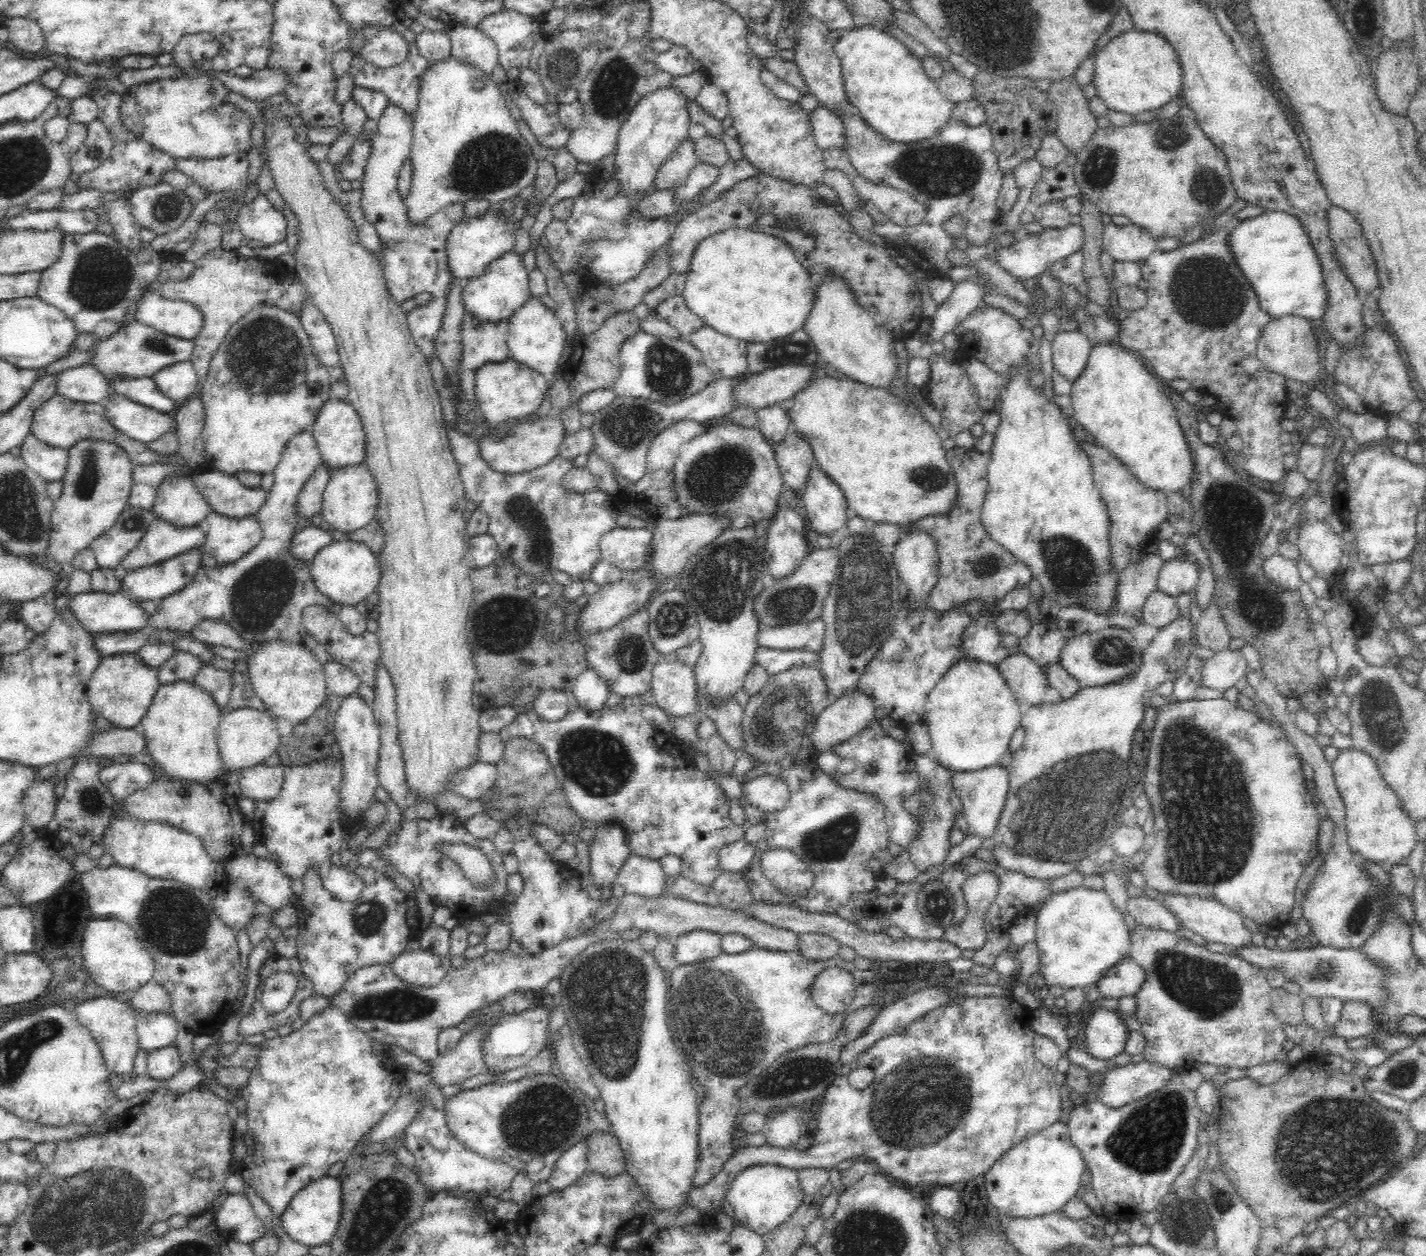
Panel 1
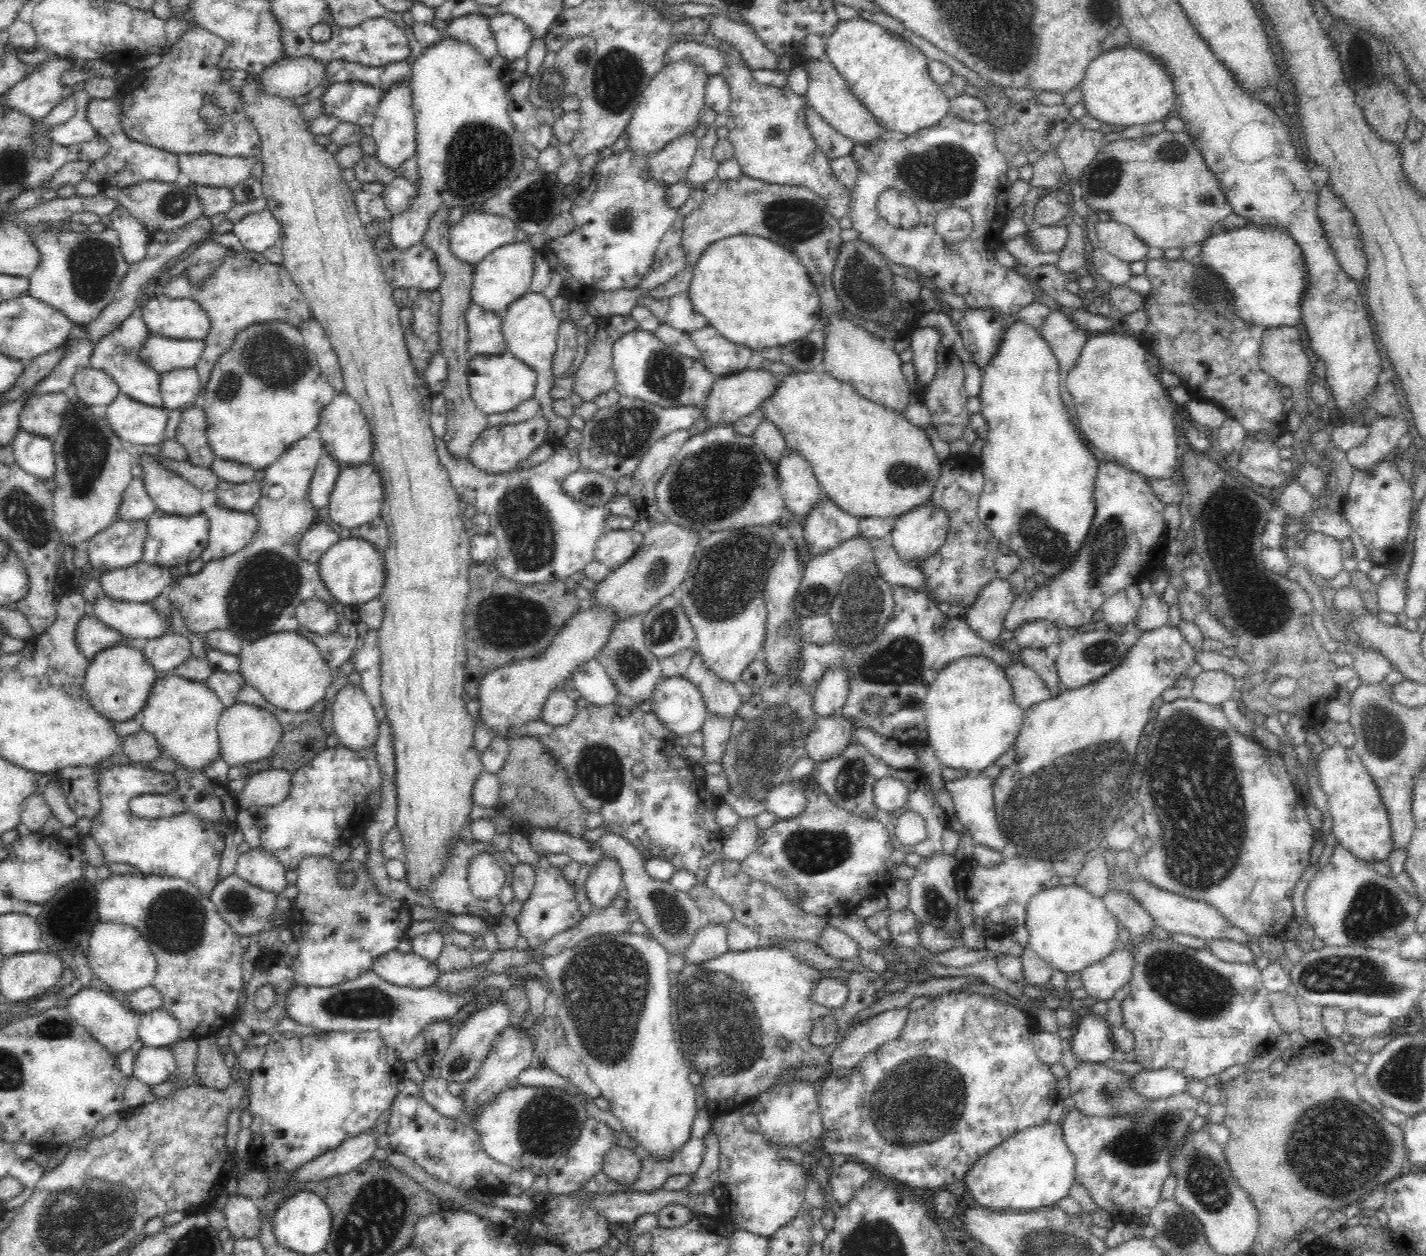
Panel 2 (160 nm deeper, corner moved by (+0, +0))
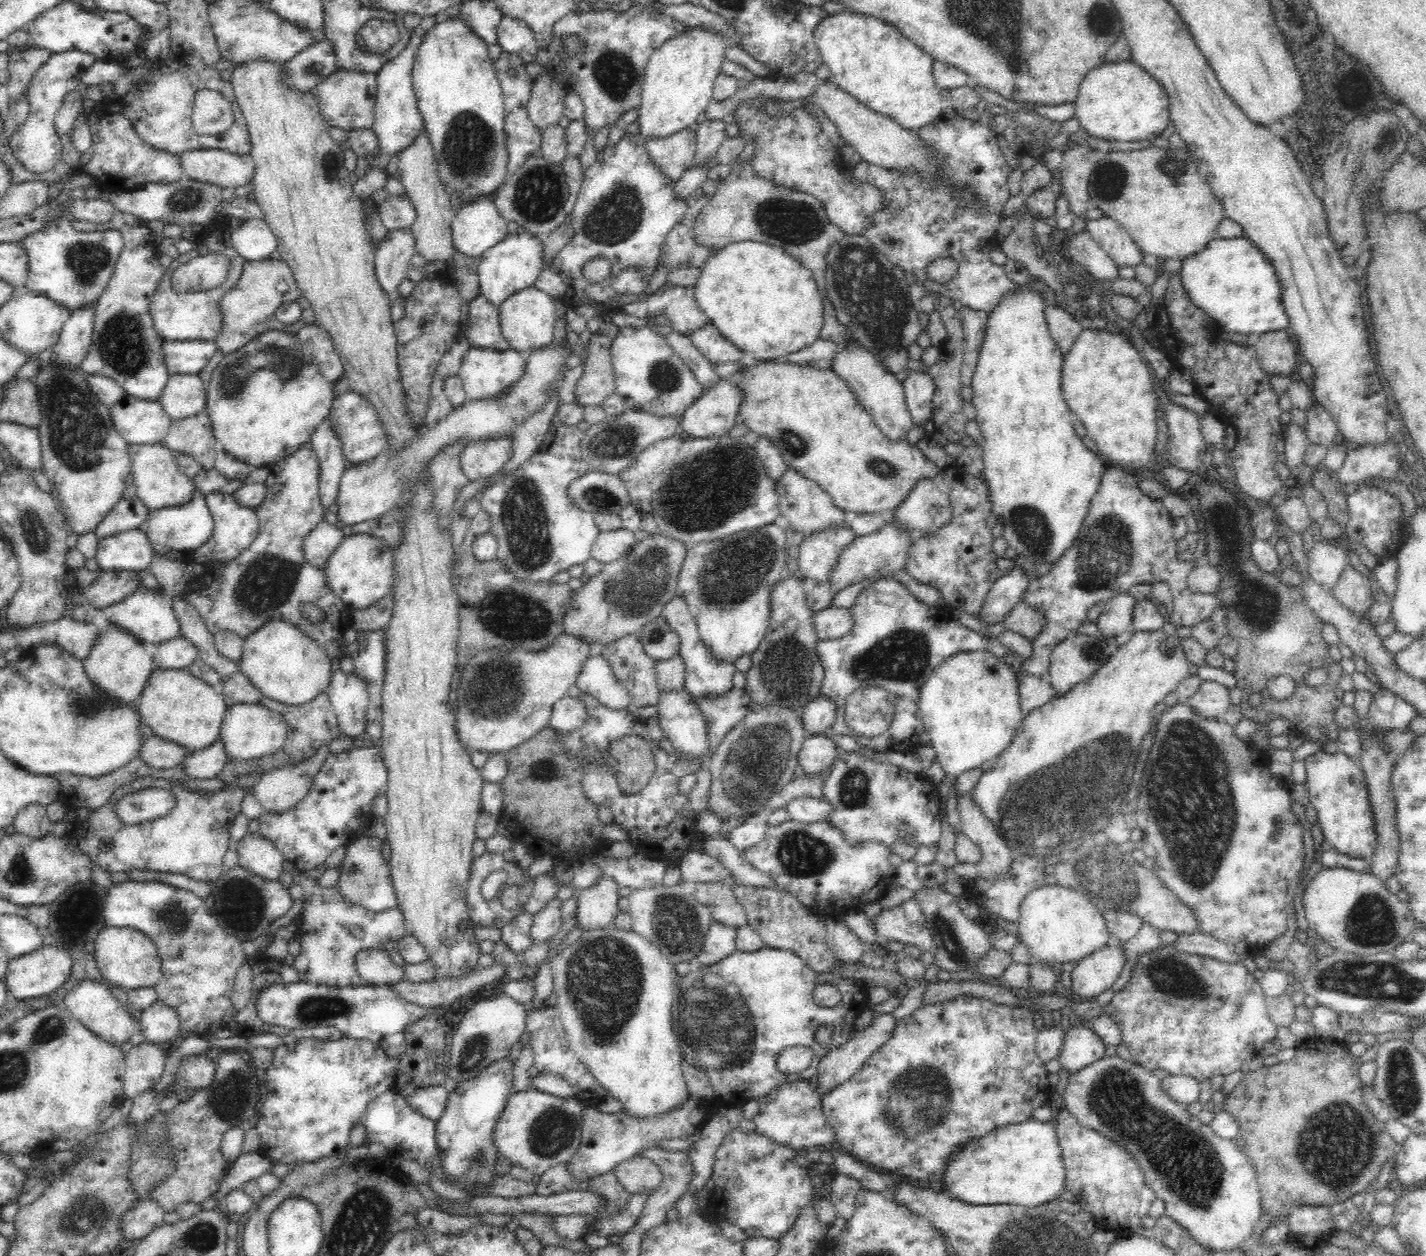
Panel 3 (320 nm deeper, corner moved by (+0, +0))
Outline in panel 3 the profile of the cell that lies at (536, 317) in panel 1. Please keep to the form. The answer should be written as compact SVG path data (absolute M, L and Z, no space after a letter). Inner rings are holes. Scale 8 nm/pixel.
M532 285L507 298L498 309L501 332L510 349L530 356L552 345L557 316L554 313L554 299L549 294Z

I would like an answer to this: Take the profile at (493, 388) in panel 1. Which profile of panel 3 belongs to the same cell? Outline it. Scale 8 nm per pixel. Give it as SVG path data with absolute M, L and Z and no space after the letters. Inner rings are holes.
M472 347L466 352L457 375L462 380L466 402L492 401L494 403L504 399L513 389L516 389L526 372L526 355L516 350L494 351Z

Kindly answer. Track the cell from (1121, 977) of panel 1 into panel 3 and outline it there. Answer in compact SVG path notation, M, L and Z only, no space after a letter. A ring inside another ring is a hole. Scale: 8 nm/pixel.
M1105 947L1076 962L1071 972L1072 994L1095 999L1111 989L1125 965L1125 953L1118 947Z

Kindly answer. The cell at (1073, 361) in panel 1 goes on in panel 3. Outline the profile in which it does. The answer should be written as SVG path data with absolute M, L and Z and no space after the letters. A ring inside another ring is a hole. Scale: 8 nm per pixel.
M1046 306L1046 310L1044 308L1043 311L1050 337L1058 345L1063 357L1066 357L1072 351L1084 328L1062 308Z

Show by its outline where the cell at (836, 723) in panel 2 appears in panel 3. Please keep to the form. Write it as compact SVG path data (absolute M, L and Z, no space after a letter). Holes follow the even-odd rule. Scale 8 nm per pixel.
M830 732L811 734L804 740L799 752L799 771L810 774L824 773L837 759L838 752L839 748Z

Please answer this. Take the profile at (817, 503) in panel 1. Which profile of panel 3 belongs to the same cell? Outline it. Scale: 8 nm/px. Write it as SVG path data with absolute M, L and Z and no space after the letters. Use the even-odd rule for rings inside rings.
M845 522L807 534L797 544L800 573L808 582L825 579L842 549L856 536L852 527Z

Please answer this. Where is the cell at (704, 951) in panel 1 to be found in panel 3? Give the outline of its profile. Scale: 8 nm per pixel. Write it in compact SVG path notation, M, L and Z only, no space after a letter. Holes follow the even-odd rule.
M713 920L705 933L704 942L692 960L694 967L714 964L737 950L735 927Z

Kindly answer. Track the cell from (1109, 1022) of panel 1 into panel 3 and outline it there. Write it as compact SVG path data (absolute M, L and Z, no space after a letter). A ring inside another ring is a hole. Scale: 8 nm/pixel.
M1083 1020L1078 1026L1068 1030L1058 1062L1061 1068L1073 1073L1104 1058L1104 1050L1106 1045L1100 1035Z

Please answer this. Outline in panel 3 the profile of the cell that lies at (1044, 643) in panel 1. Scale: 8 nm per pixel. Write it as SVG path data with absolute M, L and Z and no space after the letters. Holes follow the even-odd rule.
M1020 602L1003 620L1006 629L1031 641L1048 626L1048 619L1038 610Z

